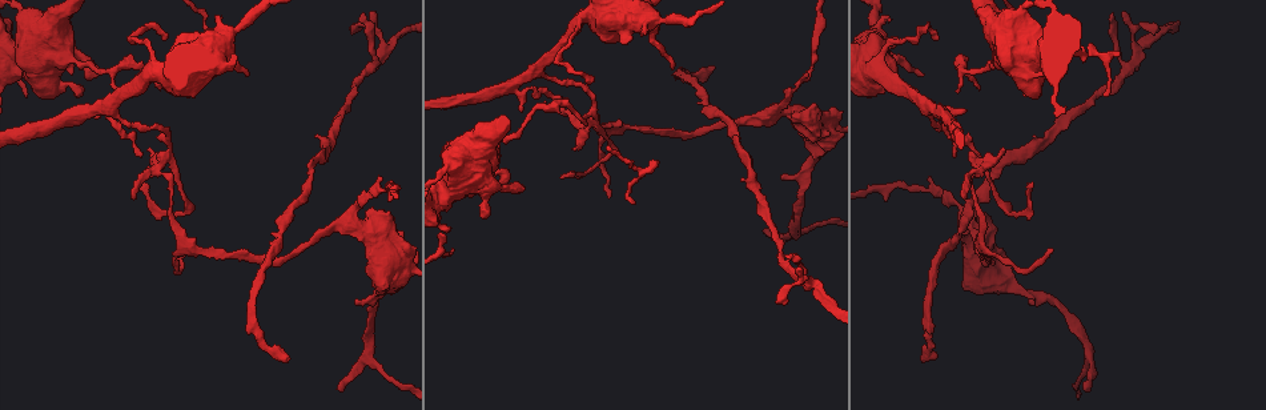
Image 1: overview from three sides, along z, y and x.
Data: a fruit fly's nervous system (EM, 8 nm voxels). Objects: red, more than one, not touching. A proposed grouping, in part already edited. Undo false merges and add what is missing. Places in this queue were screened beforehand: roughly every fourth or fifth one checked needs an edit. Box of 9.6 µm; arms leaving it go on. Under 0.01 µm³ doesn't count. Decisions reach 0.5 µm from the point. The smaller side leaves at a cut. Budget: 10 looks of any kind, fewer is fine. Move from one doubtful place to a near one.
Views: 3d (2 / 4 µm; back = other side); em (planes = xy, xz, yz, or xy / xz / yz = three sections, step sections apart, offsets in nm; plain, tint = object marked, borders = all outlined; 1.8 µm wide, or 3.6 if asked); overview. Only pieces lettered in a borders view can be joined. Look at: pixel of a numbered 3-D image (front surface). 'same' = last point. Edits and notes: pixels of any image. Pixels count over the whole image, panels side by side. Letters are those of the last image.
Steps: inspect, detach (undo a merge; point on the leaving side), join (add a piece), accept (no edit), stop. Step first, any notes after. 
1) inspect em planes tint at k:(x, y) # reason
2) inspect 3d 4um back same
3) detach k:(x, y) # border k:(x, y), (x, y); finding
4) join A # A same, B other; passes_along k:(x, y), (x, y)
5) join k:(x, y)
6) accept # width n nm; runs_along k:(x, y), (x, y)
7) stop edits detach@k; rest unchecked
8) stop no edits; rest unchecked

inspect 3d 4um at 1:(922, 356) # an open end

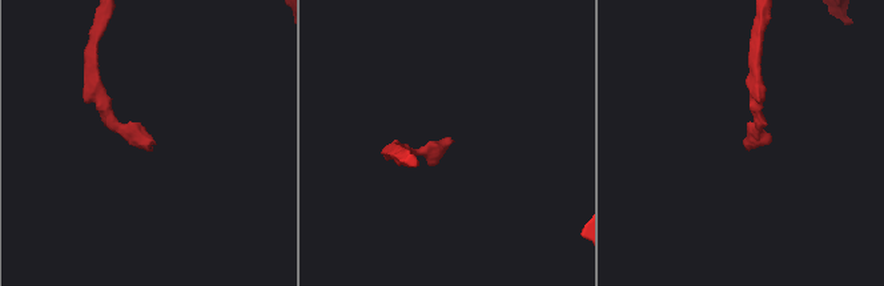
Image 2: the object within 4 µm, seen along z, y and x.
inspect em yz step 4 borders at 2:(449, 138)

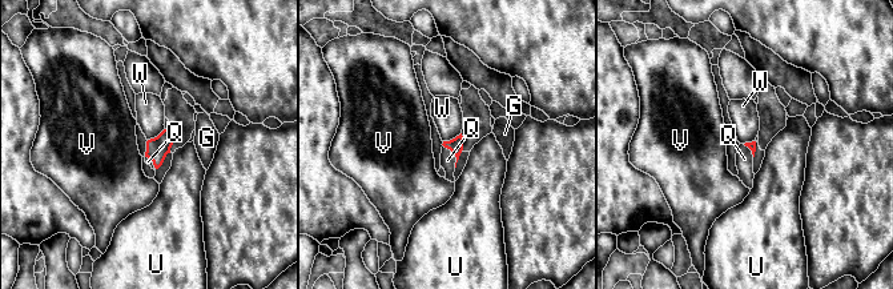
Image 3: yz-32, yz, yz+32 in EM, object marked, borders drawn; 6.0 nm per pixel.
inspect em planes borders same # cut it another way

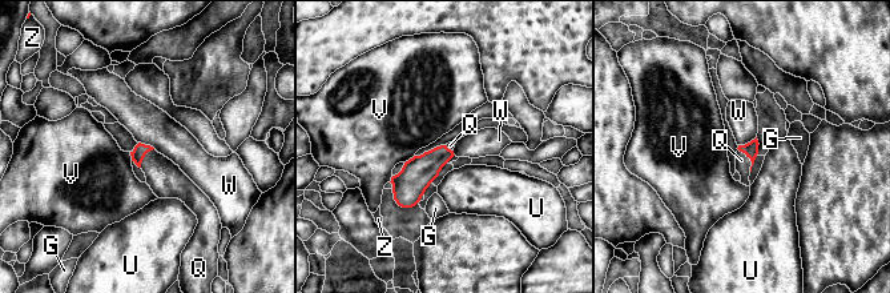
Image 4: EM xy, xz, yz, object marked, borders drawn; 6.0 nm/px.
join Q # G other, Q same, U other, V other, W other, Z other; passes_along 4:(750, 149), (750, 160), (742, 164); the neuron continues

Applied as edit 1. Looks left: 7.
inspect overview # see it whole again

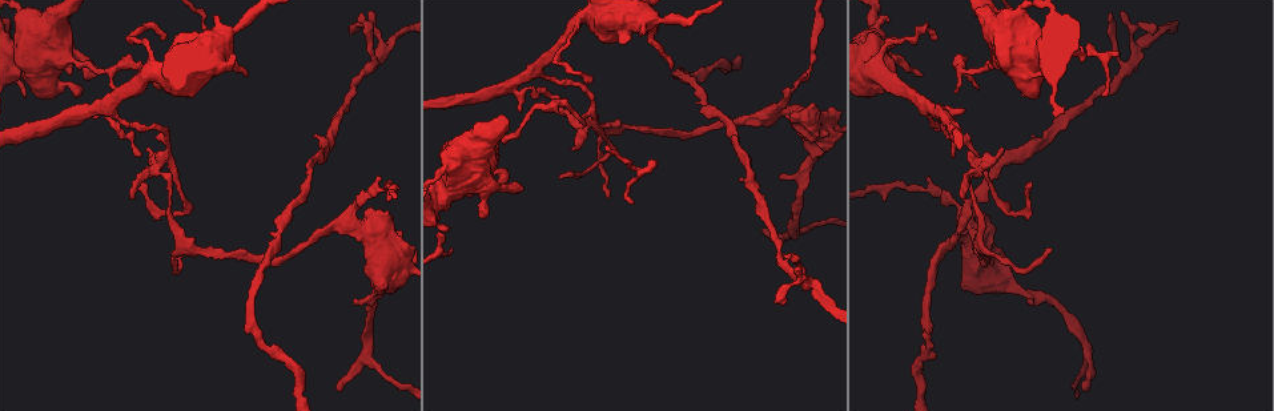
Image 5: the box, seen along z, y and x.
inspect em planes plain at 5:(353, 303)

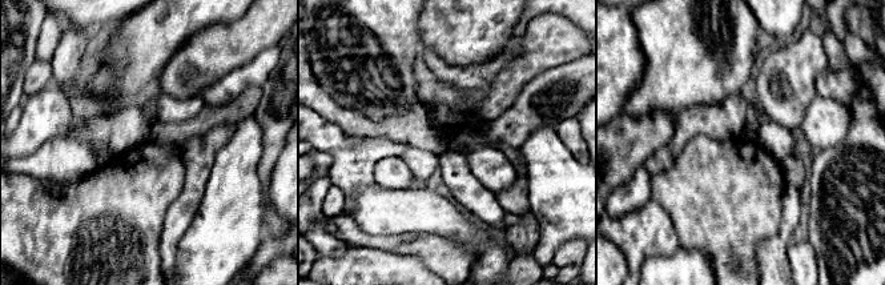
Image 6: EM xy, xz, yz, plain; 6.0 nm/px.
inspect em planes tint same

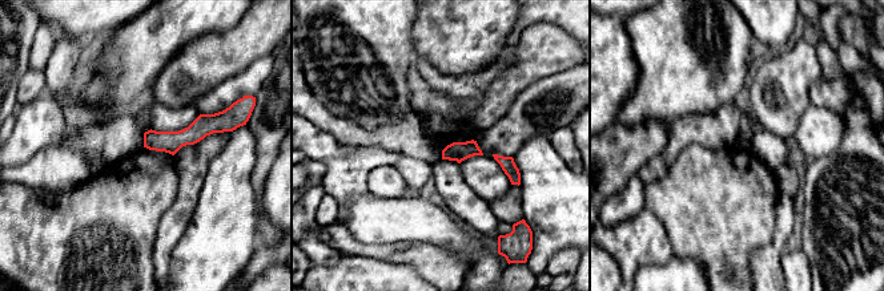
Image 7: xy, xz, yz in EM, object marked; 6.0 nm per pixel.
inspect em planes borders same # see the neighbours

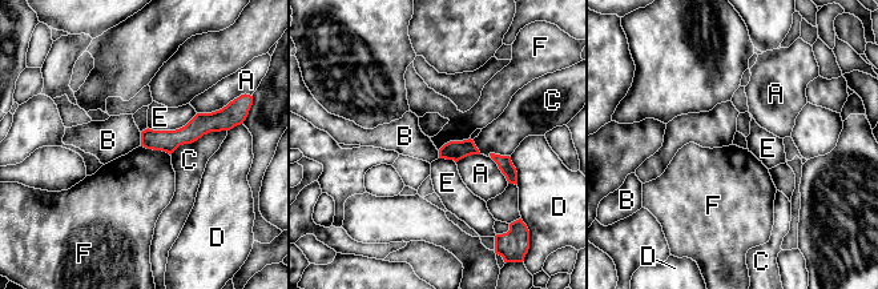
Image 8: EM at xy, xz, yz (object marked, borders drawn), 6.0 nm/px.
accept # A other, B other, C other, D other, E other, F other; runs_along 8:(217, 127), (144, 143); none of them fits

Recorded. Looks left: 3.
inspect em planes borders at 5:(383, 189)

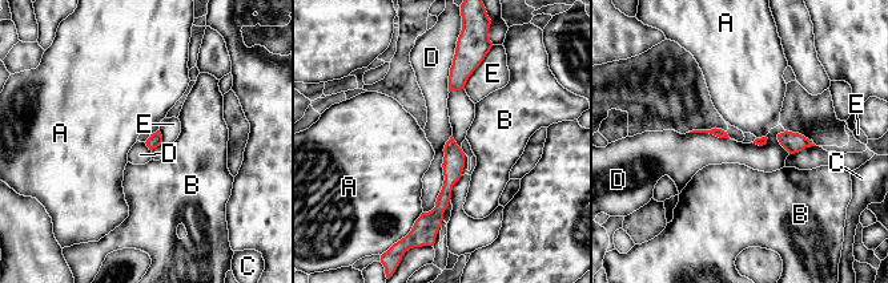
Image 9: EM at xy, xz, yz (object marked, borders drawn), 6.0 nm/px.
accept # A other, B other, C other, D other, E other; border 9:(451, 134), (442, 189), (424, 213); continuous, no second neuron

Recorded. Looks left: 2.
inspect 3d 2um back at 5:(111, 109) # sudden change in width

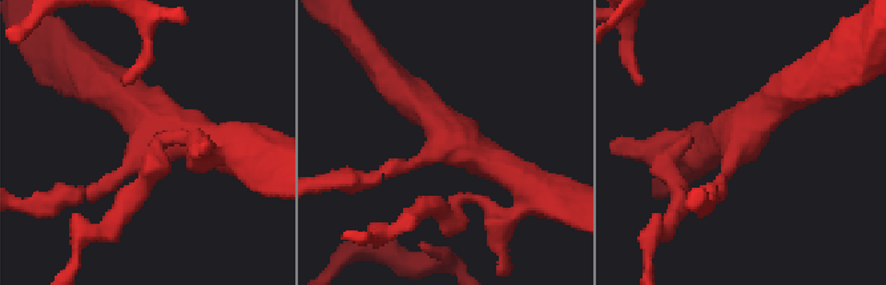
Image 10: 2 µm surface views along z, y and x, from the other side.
inspect em 3.6um planes borders at 10:(451, 135) # shape alone is not enough

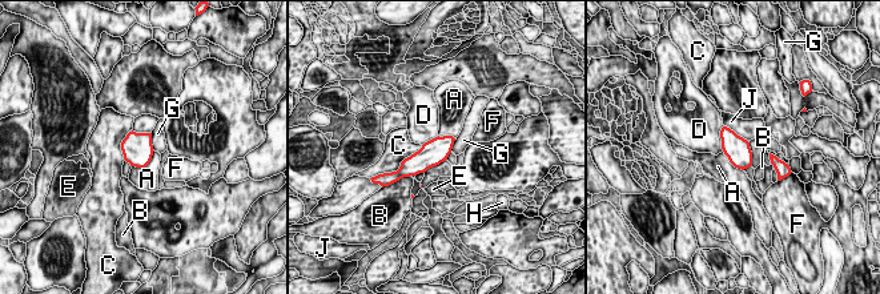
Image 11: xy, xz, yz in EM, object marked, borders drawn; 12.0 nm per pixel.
accept # longest_contact C 380 nm; A other, B other, C other, D other, E other, F other, G other, H other, J other; one neuron here

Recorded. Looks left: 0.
stop edits join@4; rest unchecked

